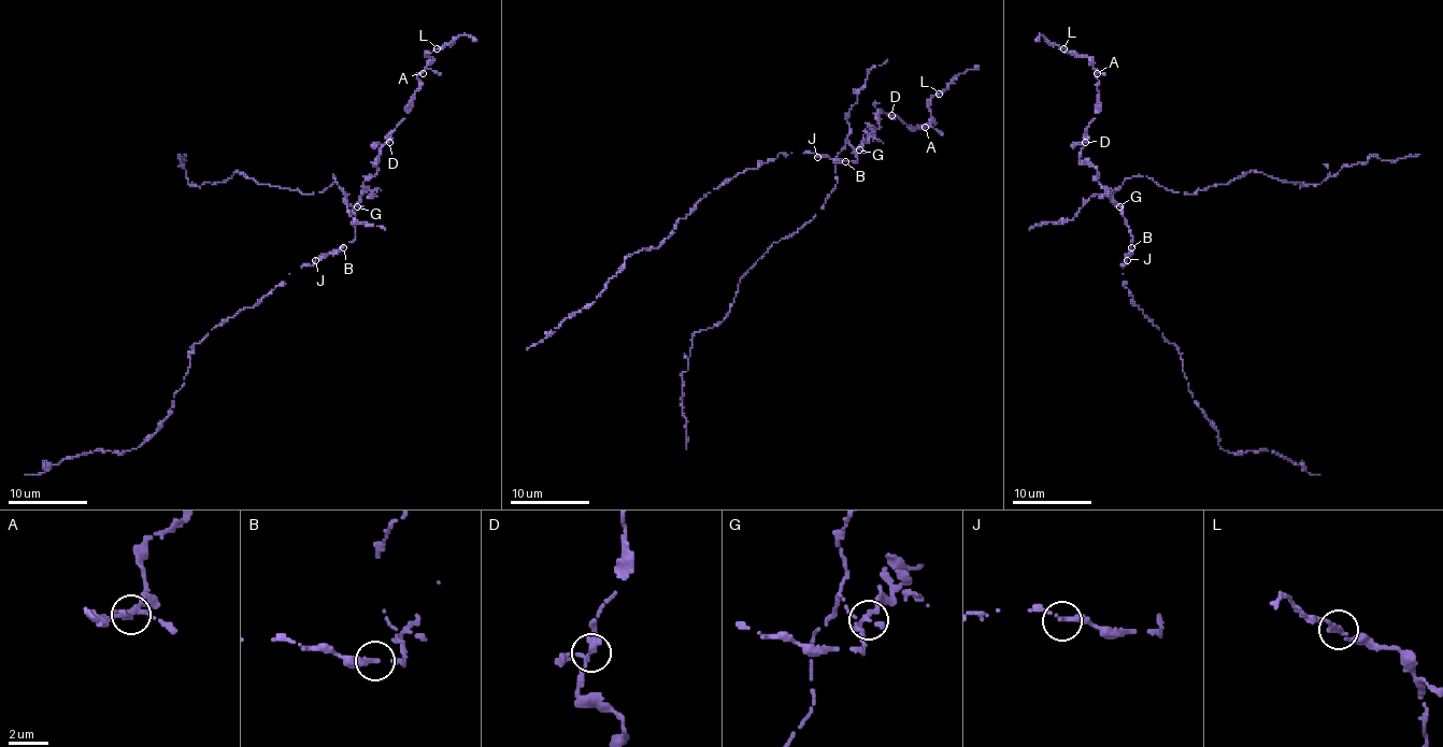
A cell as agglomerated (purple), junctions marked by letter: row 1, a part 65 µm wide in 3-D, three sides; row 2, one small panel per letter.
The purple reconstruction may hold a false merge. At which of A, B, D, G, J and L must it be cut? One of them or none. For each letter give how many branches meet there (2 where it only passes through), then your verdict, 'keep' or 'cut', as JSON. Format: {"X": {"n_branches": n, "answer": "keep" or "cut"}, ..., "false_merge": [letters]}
{"A": {"n_branches": 3, "answer": "keep"}, "B": {"n_branches": 2, "answer": "keep"}, "D": {"n_branches": 3, "answer": "keep"}, "G": {"n_branches": 3, "answer": "cut"}, "J": {"n_branches": 2, "answer": "keep"}, "L": {"n_branches": 2, "answer": "keep"}, "false_merge": ["G"]}

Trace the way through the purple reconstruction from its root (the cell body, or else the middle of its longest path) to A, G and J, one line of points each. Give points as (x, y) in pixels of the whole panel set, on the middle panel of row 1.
A: (838, 159), (857, 162), (855, 151), (867, 139), (866, 129), (880, 127), (881, 109), (909, 127), (925, 127)
G: (838, 159), (857, 162), (855, 151), (859, 148)
J: (838, 159), (817, 157)

